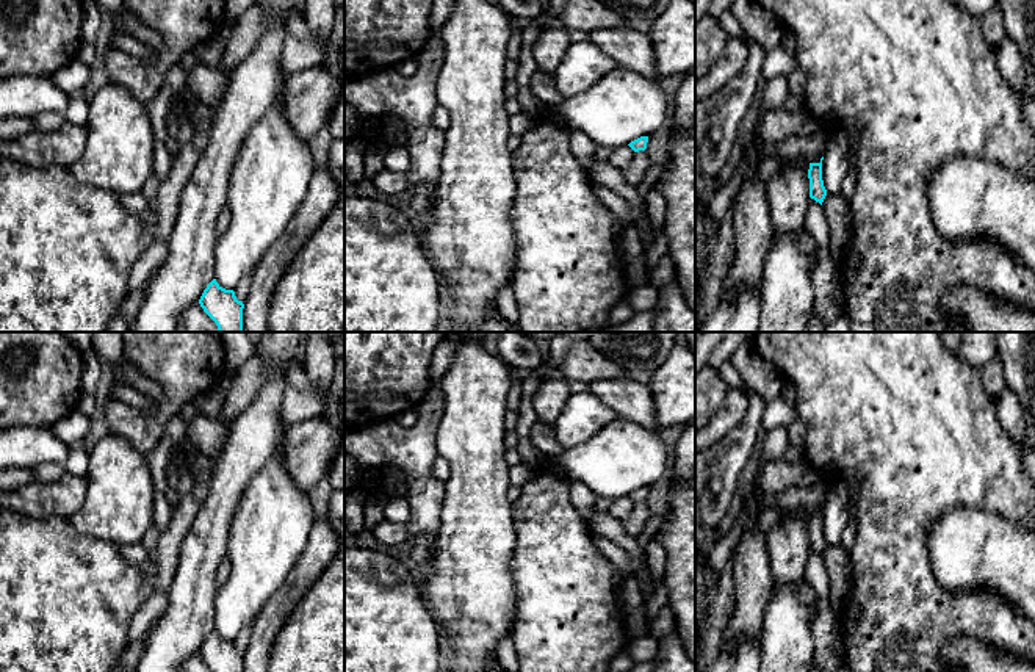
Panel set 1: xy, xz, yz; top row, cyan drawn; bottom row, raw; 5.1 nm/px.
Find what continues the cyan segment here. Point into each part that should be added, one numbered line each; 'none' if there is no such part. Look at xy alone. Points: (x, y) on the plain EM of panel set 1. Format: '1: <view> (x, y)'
none

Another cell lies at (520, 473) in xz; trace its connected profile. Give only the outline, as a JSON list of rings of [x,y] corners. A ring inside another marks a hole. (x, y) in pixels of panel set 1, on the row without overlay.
[[[520,462],[514,467],[509,467],[510,484],[523,487],[528,481],[532,479],[536,471],[537,471],[537,467],[532,467],[532,465],[525,464],[525,462]]]

